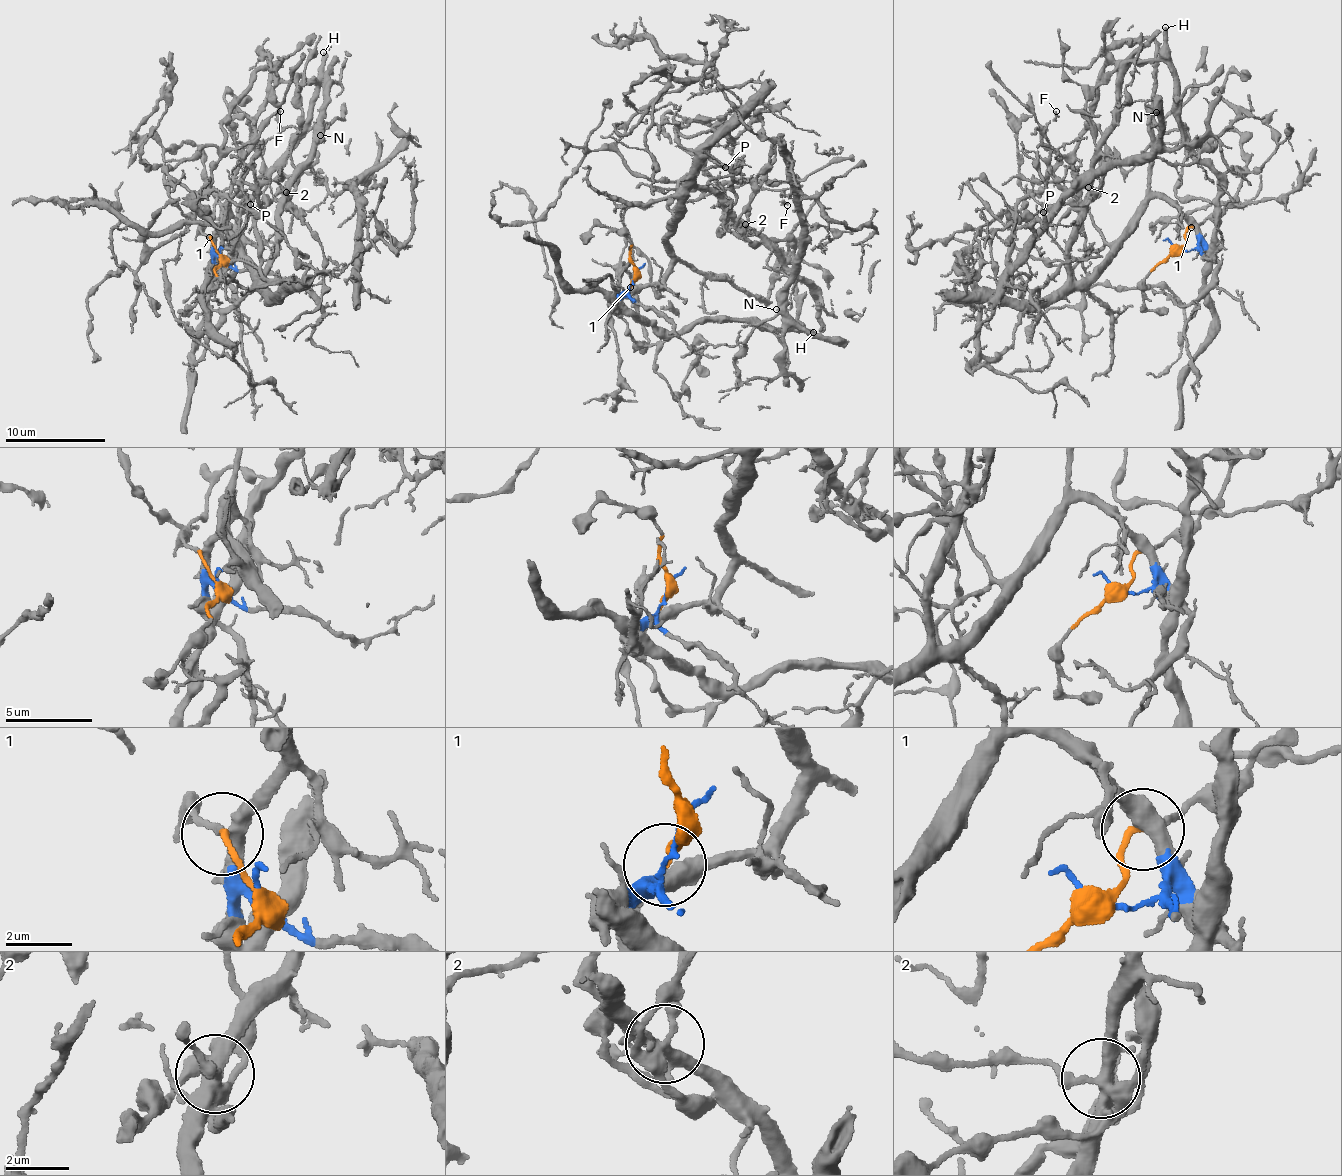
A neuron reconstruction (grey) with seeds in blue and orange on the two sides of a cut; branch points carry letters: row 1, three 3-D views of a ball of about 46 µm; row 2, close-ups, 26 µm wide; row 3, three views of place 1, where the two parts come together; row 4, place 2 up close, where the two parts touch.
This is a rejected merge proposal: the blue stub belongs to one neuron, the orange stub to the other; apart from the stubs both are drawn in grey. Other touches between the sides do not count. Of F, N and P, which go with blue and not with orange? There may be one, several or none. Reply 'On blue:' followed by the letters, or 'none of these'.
On blue: F, N, P

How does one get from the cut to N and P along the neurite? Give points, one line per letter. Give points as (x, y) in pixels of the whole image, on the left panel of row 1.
N: (222, 257), (215, 241), (229, 217), (225, 204), (232, 243), (260, 280), (292, 171), (325, 122), (321, 135)
P: (222, 257), (215, 241), (229, 217), (226, 204), (236, 244), (227, 244), (233, 253), (250, 205)

